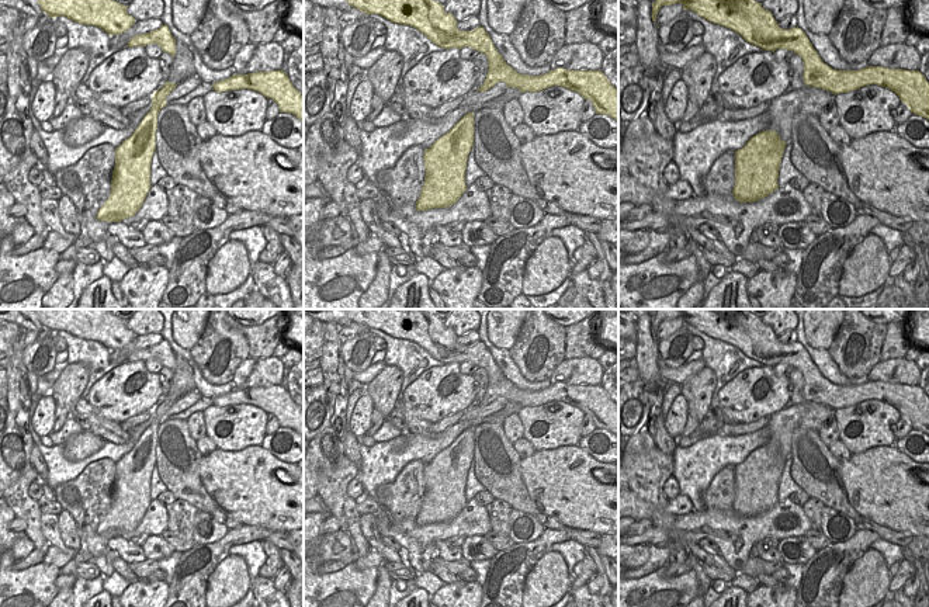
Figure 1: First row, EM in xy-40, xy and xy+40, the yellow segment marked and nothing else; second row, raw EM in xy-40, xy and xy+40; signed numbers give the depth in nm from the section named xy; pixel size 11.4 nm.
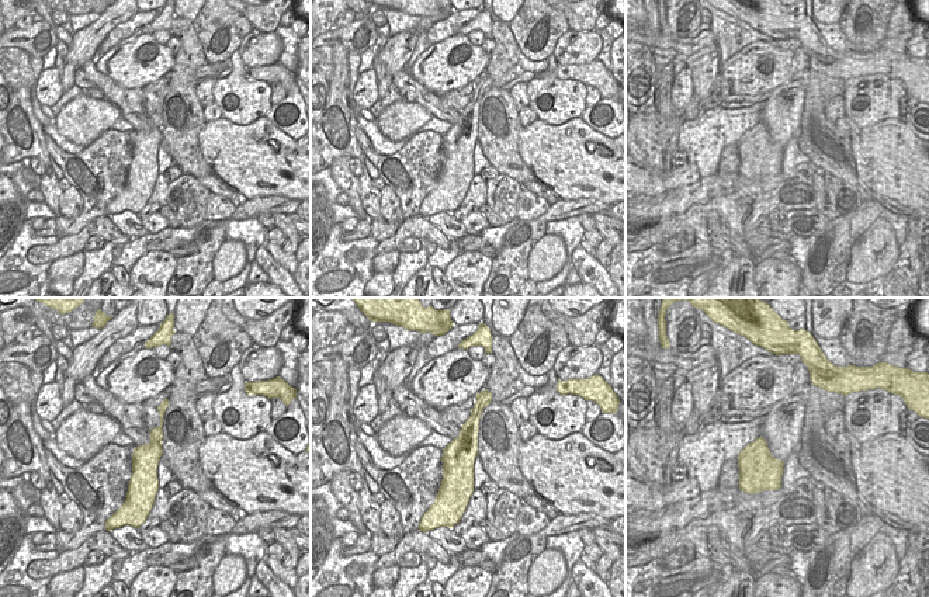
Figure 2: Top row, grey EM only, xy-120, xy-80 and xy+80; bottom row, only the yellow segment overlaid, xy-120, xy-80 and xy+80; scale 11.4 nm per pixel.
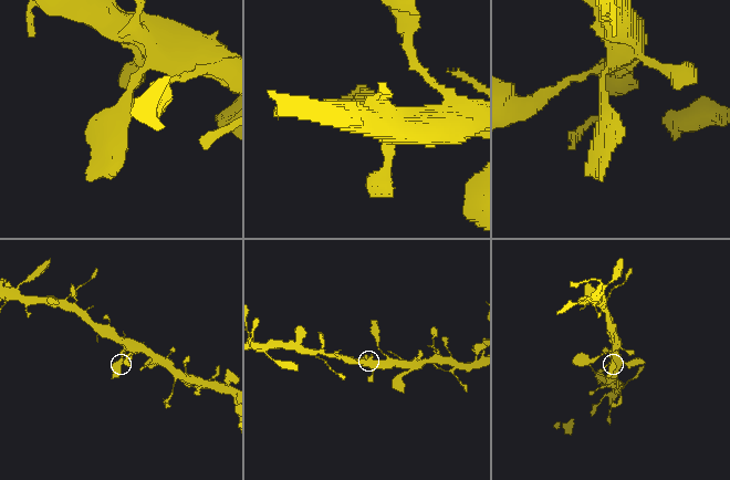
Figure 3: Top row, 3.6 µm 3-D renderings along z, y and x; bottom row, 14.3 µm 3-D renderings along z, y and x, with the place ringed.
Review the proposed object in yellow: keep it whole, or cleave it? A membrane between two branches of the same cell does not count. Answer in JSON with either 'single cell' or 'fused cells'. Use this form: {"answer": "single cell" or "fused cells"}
{"answer": "single cell"}

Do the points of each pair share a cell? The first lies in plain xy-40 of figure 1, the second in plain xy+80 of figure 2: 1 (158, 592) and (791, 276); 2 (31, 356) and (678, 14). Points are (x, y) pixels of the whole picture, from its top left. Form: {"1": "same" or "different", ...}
{"1": "same", "2": "same"}

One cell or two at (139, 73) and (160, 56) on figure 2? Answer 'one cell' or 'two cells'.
one cell

